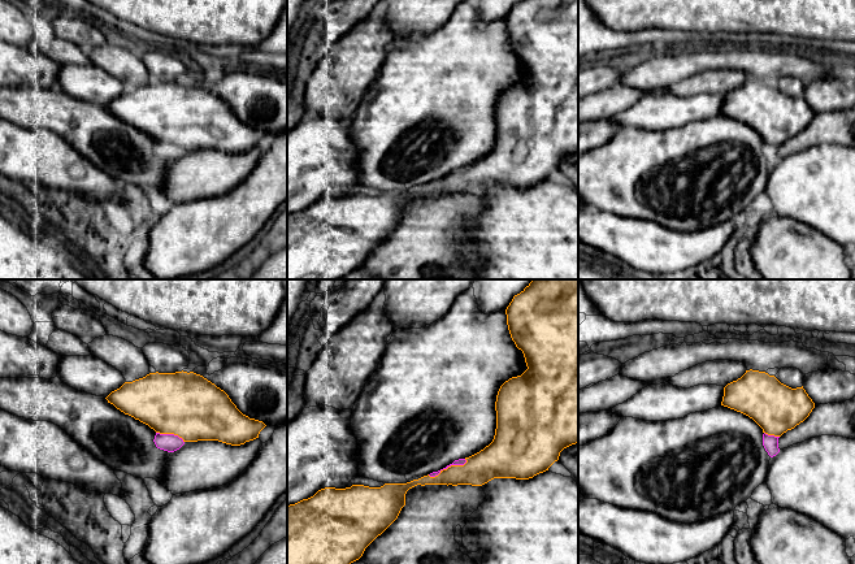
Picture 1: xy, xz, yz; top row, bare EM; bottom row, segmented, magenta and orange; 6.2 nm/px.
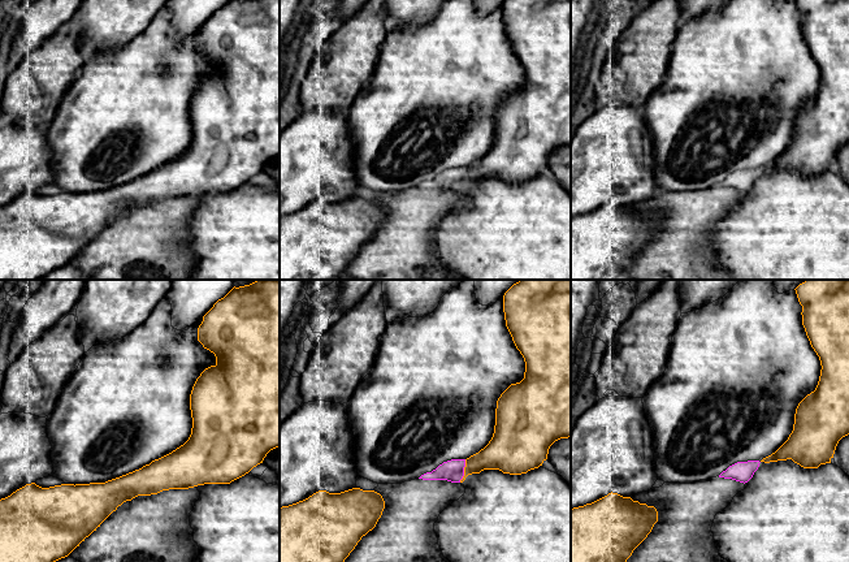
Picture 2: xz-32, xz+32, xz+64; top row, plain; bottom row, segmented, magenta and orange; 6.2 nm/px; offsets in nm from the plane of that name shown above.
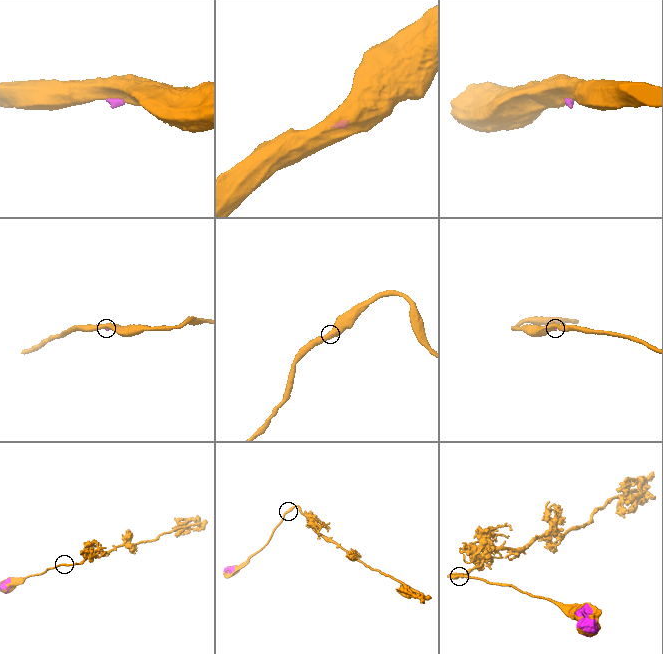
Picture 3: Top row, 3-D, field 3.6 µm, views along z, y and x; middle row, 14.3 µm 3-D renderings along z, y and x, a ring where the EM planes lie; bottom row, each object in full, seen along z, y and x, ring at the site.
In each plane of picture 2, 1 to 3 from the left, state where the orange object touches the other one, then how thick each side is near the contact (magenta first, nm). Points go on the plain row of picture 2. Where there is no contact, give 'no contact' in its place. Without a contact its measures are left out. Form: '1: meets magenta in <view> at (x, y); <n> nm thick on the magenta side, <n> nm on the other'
1: no contact
2: meets magenta in xz+32 at (463, 180); 130 nm thick on the magenta side, 190 nm on the other
3: no contact

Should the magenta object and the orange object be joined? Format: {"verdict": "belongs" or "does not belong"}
{"verdict": "belongs"}

